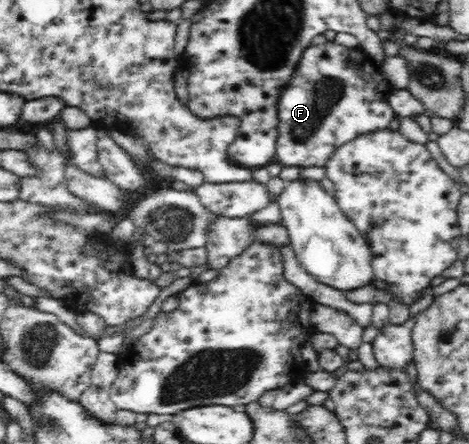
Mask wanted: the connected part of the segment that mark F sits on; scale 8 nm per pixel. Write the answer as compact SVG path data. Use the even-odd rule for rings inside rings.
M335 41L316 46L310 44L295 67L290 85L277 99L279 137L275 143L275 161L287 167L324 167L343 143L359 135L385 129L396 118L396 113L387 101L392 91L380 66L363 49L348 48Z

